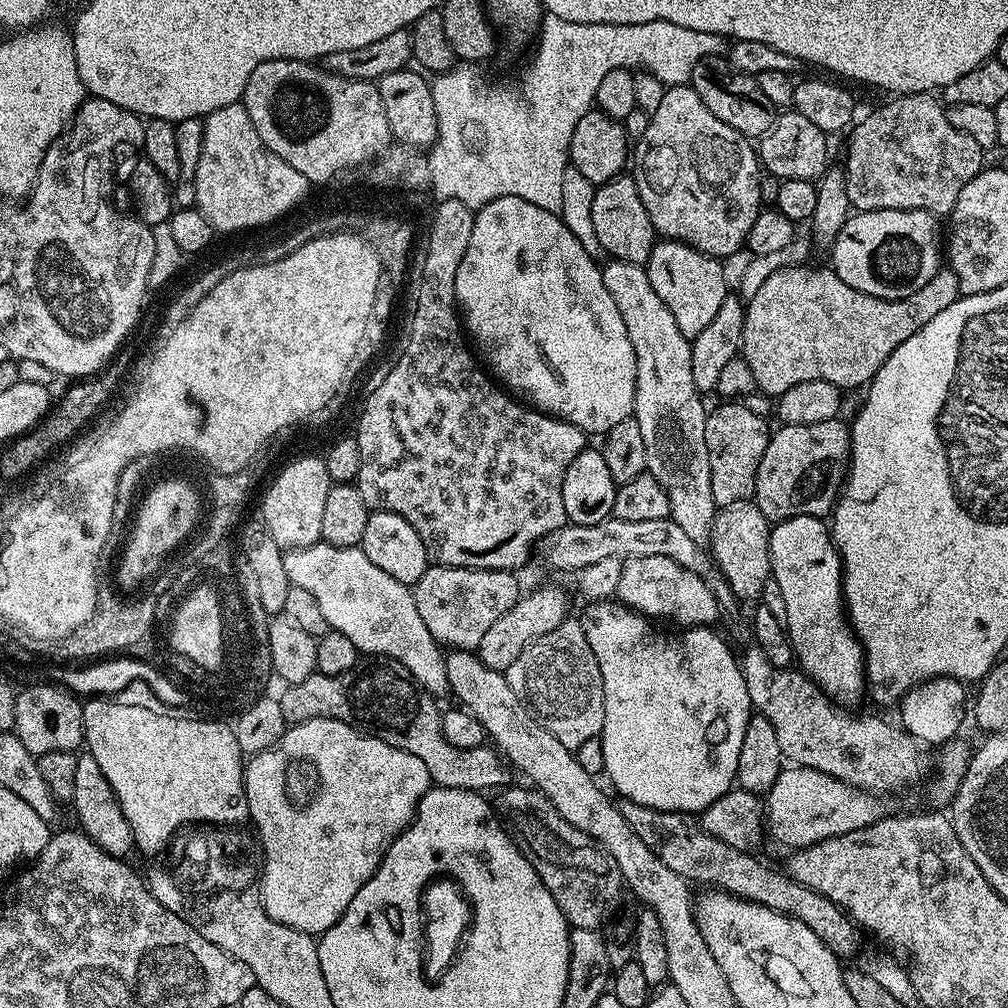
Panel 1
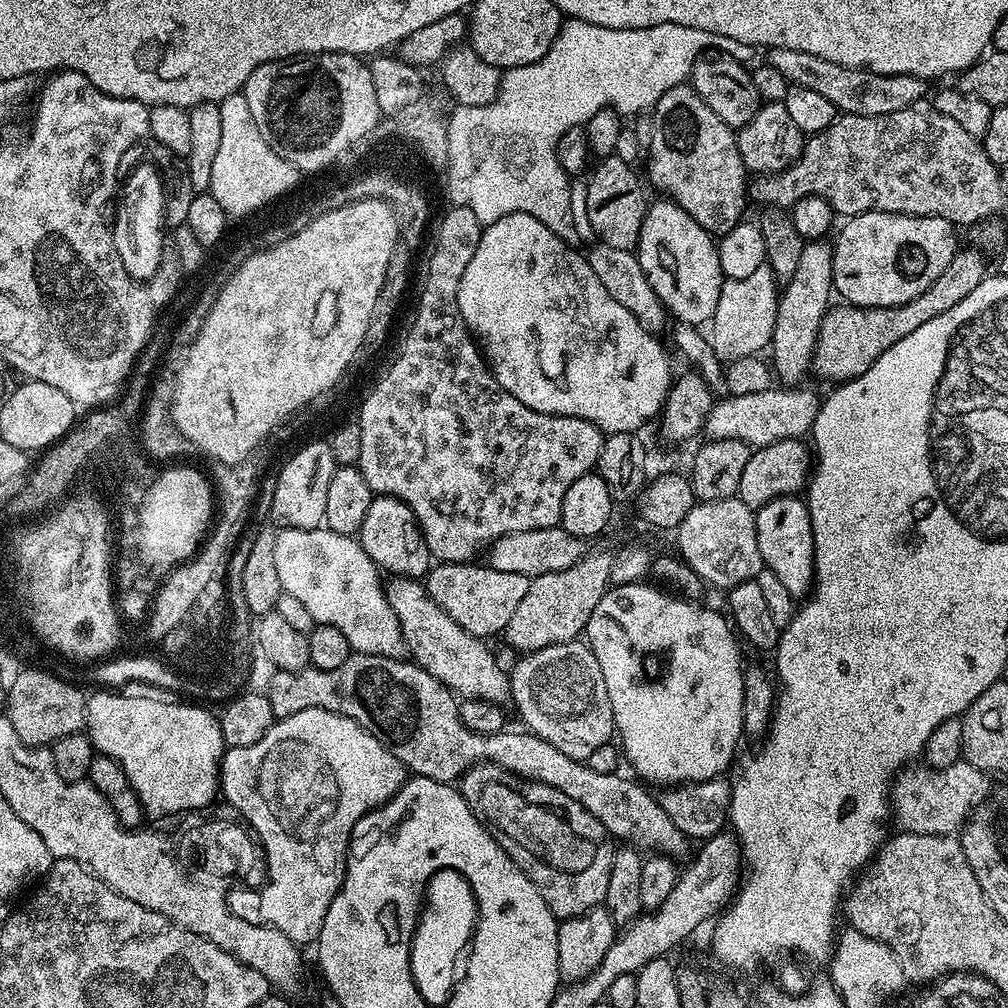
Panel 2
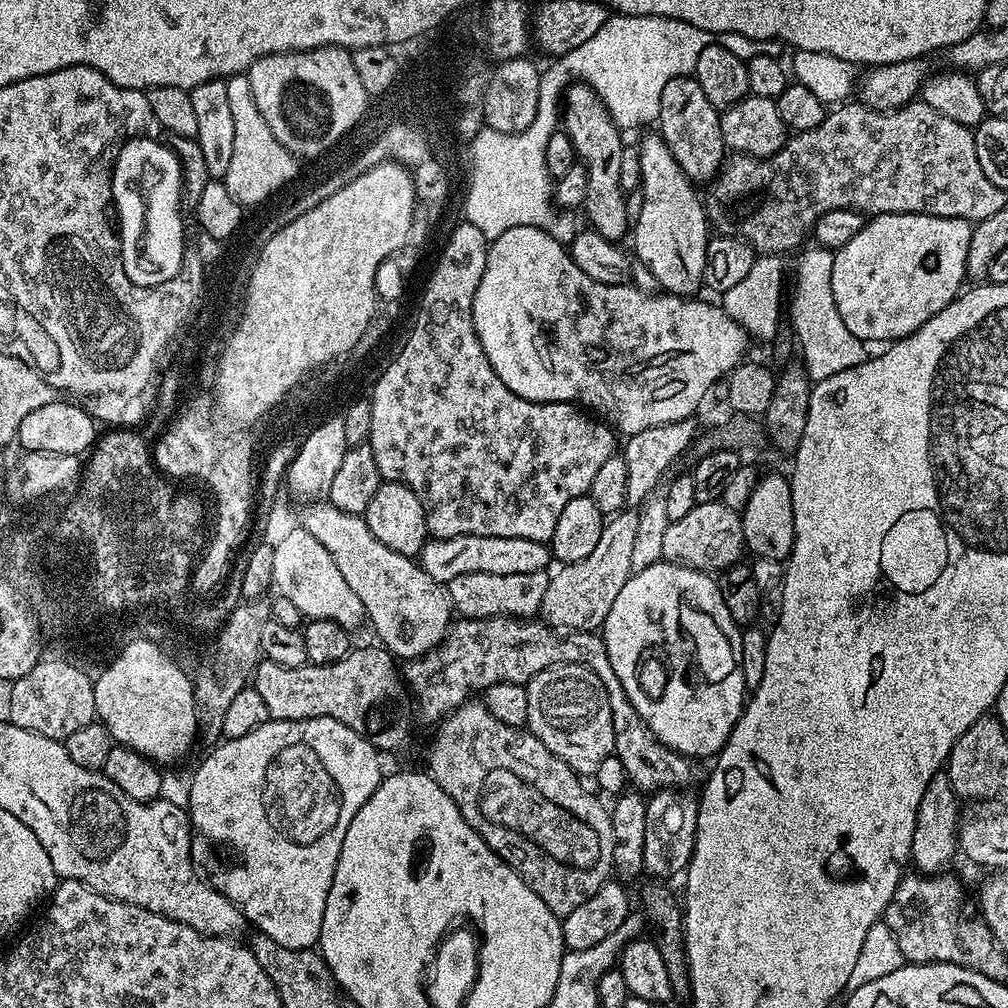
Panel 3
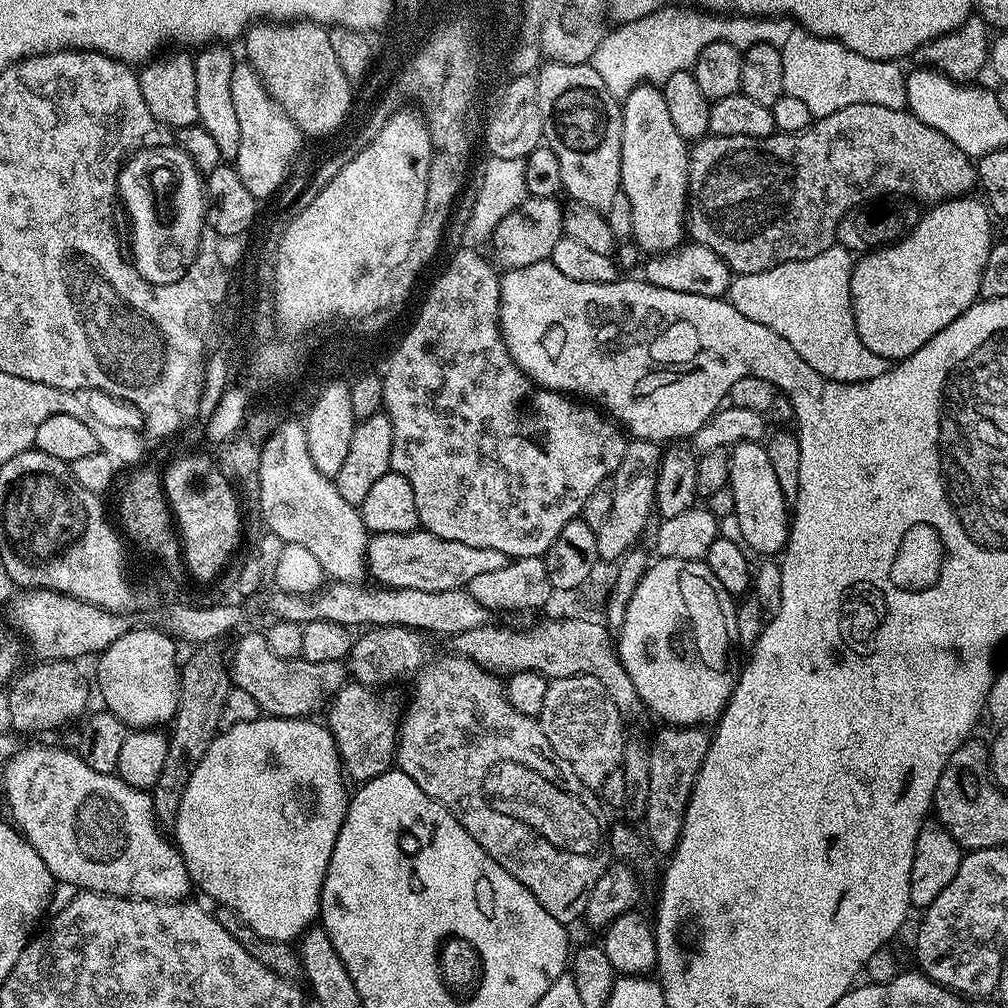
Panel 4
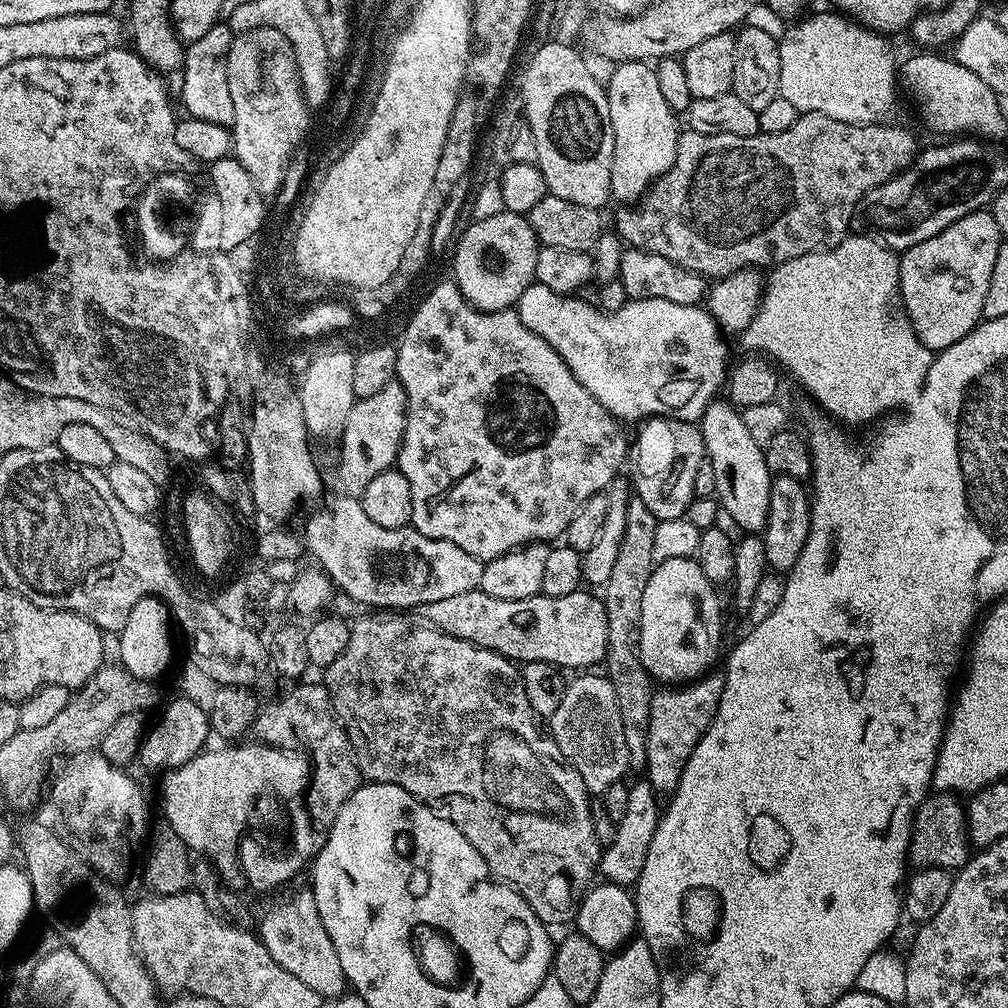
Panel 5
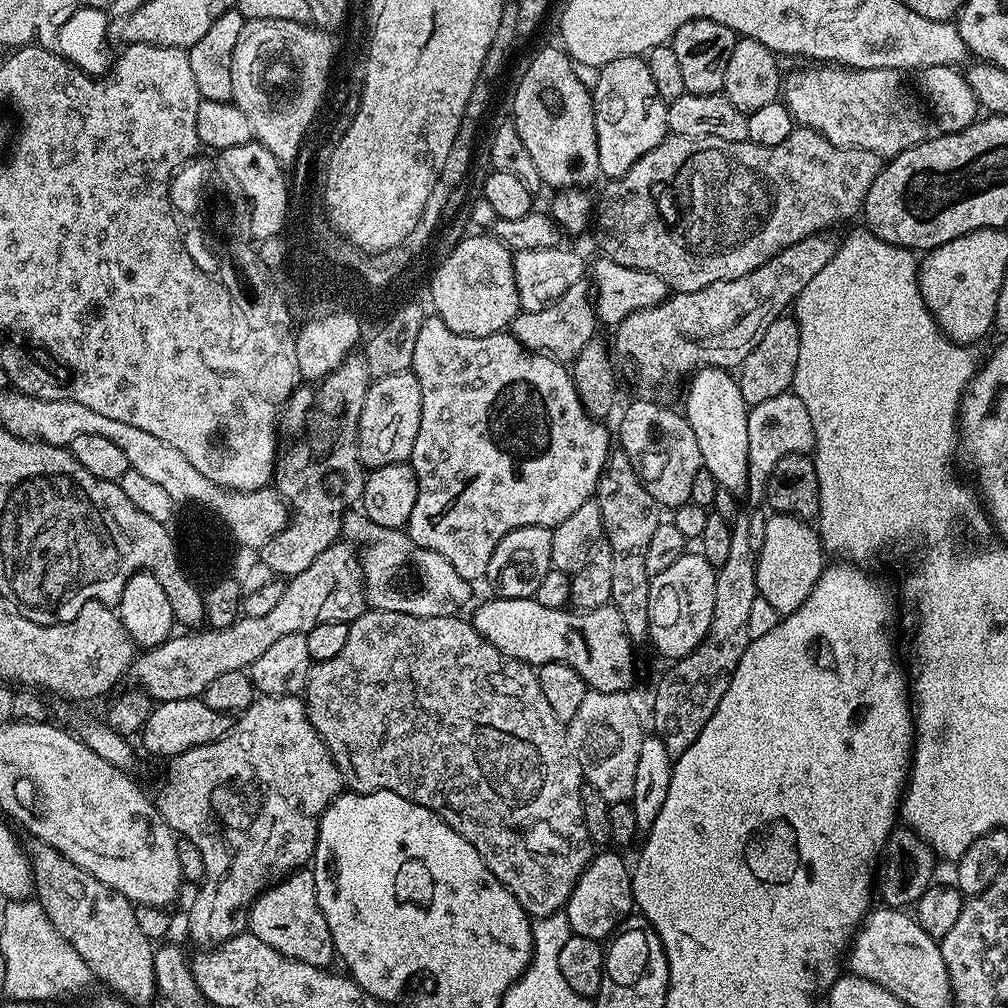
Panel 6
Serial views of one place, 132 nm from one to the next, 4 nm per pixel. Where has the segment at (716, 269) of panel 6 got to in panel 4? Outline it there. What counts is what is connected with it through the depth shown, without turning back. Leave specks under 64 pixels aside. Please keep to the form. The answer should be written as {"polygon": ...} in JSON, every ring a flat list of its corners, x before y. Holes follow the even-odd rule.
{"polygon":[[852,105,846,106,845,109,838,110,829,116,820,119,813,119,812,124,806,130,801,132,776,132,766,138,750,138,749,136,714,136,707,135,693,143,688,153,688,211,686,213,686,232,690,237,691,243,701,244,710,250,714,250,714,254,718,254,718,258,722,258,736,274,758,274,762,270,770,270,779,264,785,264,791,260,805,260,806,258,814,258,818,254,822,254,822,250,833,247,836,244,836,231,838,230,838,222,842,222,844,215,852,208,861,207,869,202,879,201,881,198,907,198,913,202,921,202,925,200,925,205,931,206,939,204,941,200,954,200,957,196,967,196,975,193,978,188,978,168,974,163,973,157,966,155,962,150,958,150,958,146,954,146,954,142,950,142,950,138,946,138,946,134,938,134,938,130,934,130,934,126,926,126,926,122,922,122,917,116,904,108,887,109,882,105]]}

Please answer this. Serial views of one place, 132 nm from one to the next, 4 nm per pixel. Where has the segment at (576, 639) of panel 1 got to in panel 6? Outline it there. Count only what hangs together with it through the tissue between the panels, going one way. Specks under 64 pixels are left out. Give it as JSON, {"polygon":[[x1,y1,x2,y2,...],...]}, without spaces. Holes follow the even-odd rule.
{"polygon":[[589,690,578,706,578,714,567,721,568,741,582,766,585,781,610,804,627,804,634,794,634,773,638,753,646,735,640,716,628,692,593,692]]}

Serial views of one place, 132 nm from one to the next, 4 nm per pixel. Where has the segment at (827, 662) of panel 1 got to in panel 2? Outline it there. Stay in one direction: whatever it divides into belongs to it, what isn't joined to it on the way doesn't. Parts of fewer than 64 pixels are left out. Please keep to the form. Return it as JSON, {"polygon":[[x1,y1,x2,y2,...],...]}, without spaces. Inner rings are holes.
{"polygon":[[799,495,779,496,766,502,766,506,755,509,755,514,758,550,764,559,765,569,774,572,792,597,807,597,814,579,814,534,807,503]]}

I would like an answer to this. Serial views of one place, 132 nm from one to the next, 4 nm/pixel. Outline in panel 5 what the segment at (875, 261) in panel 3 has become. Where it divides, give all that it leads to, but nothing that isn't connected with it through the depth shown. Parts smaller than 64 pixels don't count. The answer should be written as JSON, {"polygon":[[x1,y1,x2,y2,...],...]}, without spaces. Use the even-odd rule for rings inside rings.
{"polygon":[[985,210,958,218,942,234,910,246,900,256,900,303,917,338,934,354,966,338,980,323,1001,239,998,222]]}

